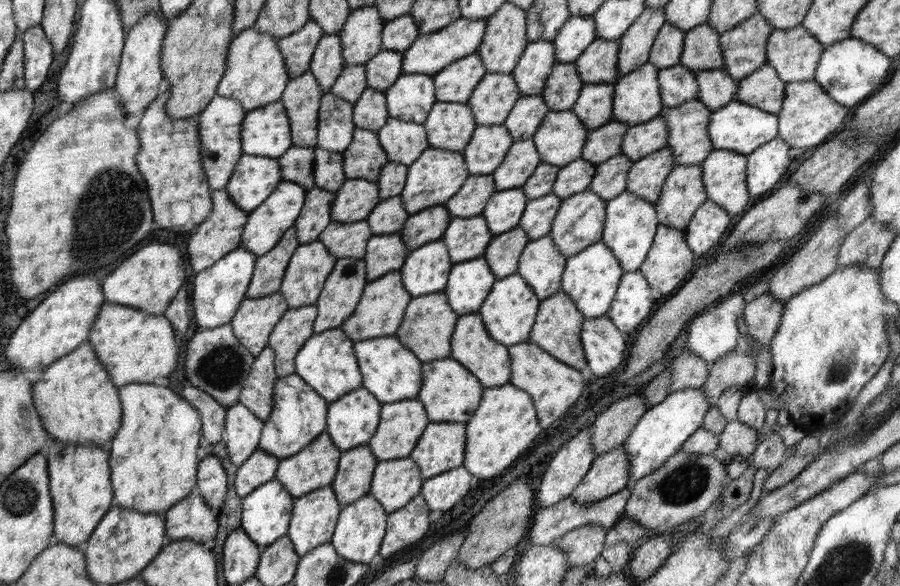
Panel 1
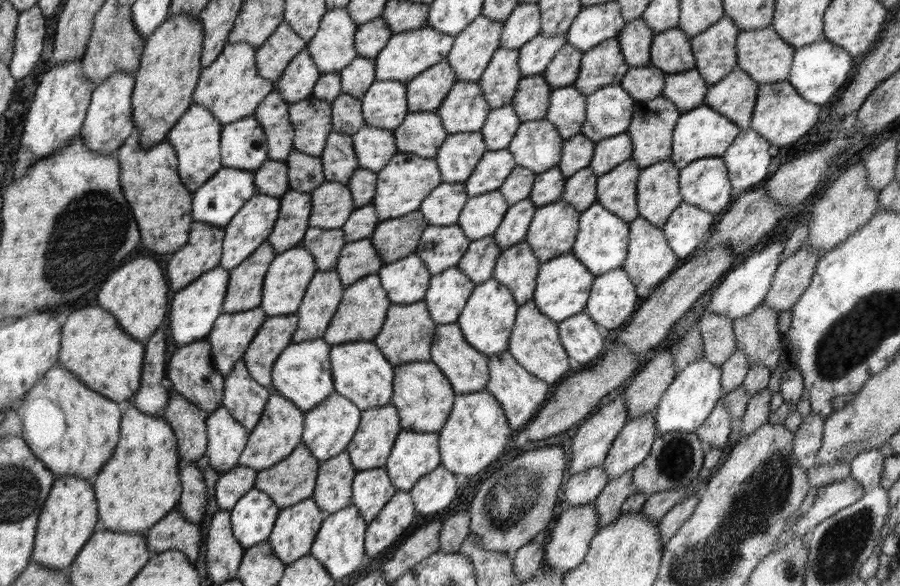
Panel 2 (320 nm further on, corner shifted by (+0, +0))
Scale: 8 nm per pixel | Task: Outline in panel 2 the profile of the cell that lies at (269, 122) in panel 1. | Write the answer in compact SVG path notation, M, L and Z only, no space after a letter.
M253 115L222 125L219 147L224 168L256 172L269 159L264 129Z

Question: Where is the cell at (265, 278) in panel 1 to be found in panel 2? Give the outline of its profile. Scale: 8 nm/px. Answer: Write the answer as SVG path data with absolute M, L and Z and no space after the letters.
M266 240L238 266L229 270L226 296L222 303L224 313L237 313L261 306L266 271L276 256Z

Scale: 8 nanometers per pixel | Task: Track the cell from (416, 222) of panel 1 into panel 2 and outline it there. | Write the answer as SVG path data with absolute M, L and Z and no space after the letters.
M415 210L401 217L383 220L369 236L382 262L391 263L414 253L423 230L429 224Z

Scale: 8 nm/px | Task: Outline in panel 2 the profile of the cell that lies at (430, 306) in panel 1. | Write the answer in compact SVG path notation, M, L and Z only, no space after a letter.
M424 299L410 305L392 303L388 314L386 314L383 328L380 329L380 334L372 342L394 367L409 362L426 362L430 361L431 358L430 350L432 350L436 326L430 317Z

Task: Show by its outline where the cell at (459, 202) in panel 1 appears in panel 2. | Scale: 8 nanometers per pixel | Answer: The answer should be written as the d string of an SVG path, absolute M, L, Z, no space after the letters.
M442 182L422 201L419 211L429 225L450 226L457 224L468 199L465 183Z

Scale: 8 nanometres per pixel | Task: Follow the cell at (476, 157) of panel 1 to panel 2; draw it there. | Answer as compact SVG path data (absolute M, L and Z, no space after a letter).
M481 131L448 133L434 158L440 169L442 182L465 183L486 151Z

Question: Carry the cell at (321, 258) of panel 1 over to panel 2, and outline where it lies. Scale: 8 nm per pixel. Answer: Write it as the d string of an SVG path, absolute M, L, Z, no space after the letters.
M300 245L277 254L270 263L263 282L260 307L267 317L296 314L308 283L316 271L314 257Z

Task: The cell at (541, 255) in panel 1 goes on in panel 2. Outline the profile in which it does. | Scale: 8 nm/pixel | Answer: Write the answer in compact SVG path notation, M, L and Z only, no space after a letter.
M524 240L502 250L491 278L507 286L520 307L525 302L533 300L540 267L541 262Z

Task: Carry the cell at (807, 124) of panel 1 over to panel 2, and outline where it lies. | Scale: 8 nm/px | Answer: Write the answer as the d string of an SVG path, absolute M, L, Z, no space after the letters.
M787 80L759 83L758 88L756 106L749 128L768 140L768 142L778 144L778 146L796 142L798 138L804 136L818 122L821 106L814 105L802 98Z

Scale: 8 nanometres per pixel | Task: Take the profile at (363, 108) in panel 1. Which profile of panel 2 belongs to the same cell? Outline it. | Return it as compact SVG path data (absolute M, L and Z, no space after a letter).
M340 93L332 101L332 130L342 134L356 134L365 125L361 99Z

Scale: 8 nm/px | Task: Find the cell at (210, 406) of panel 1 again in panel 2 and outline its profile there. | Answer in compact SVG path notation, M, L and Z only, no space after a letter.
M171 392L167 407L161 415L172 427L178 438L178 456L195 463L202 458L208 448L206 419L209 413L200 410L187 398Z

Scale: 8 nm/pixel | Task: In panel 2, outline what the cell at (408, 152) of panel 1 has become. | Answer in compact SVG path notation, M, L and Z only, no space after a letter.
M364 125L352 135L353 147L360 168L378 172L398 153L393 131Z

